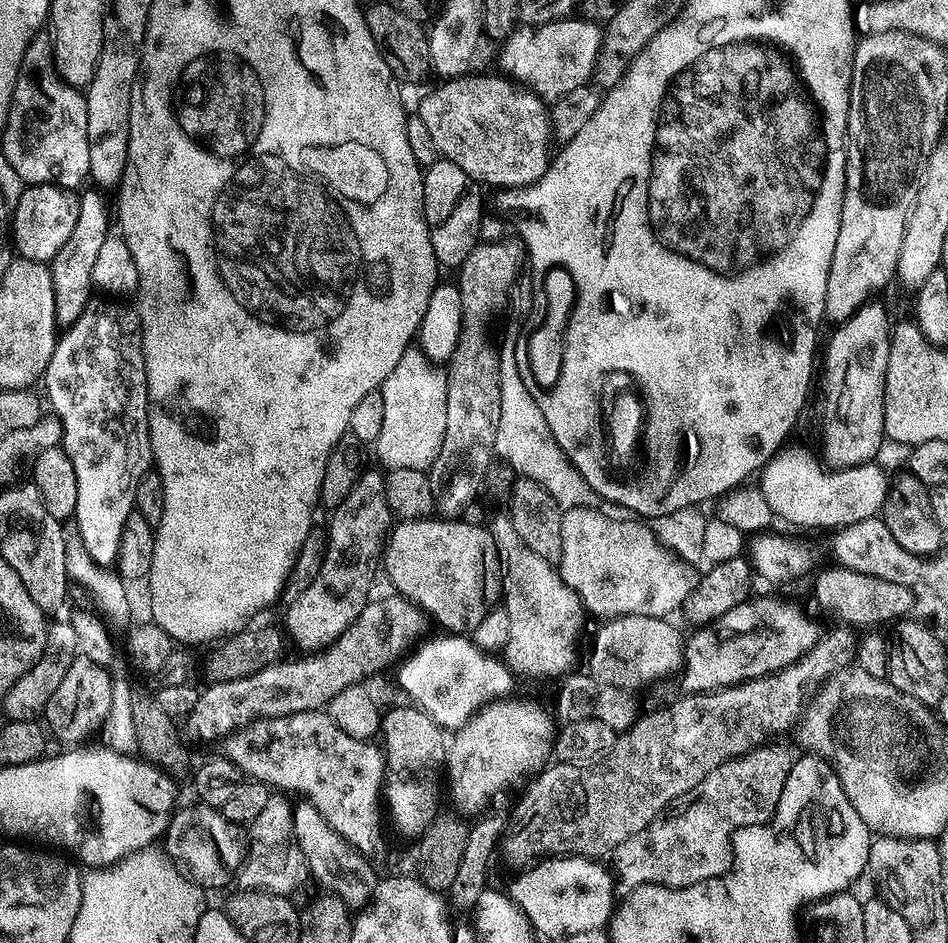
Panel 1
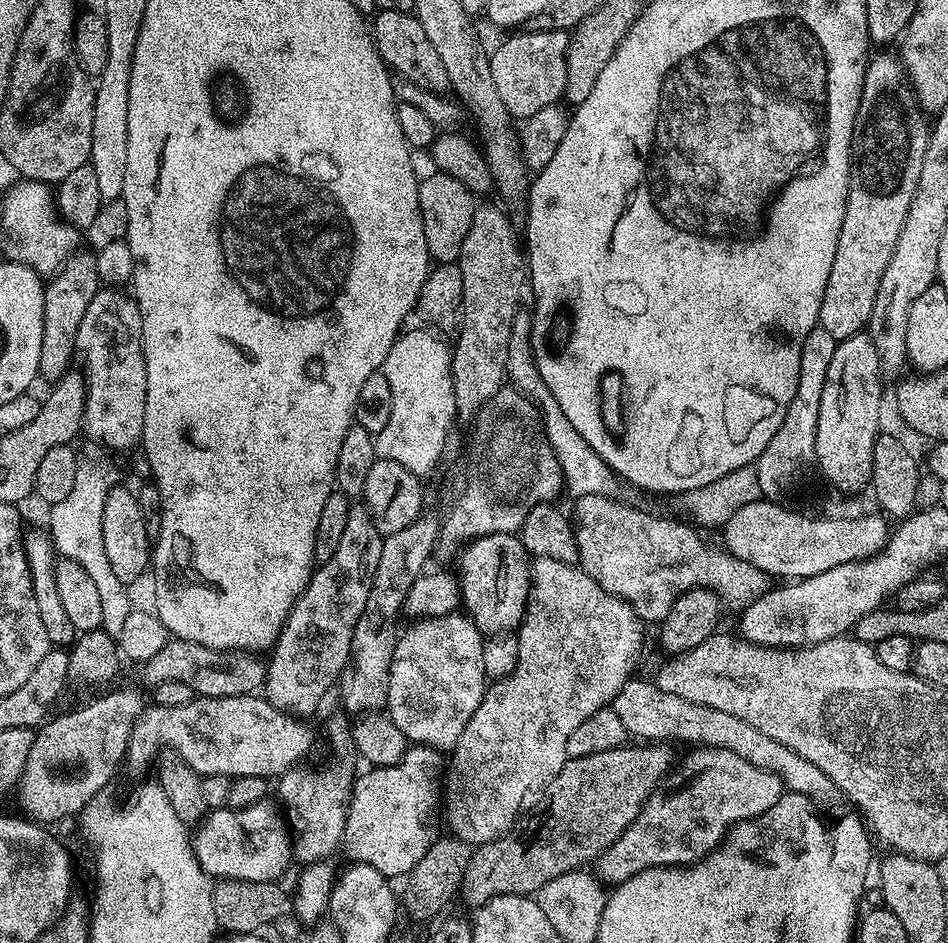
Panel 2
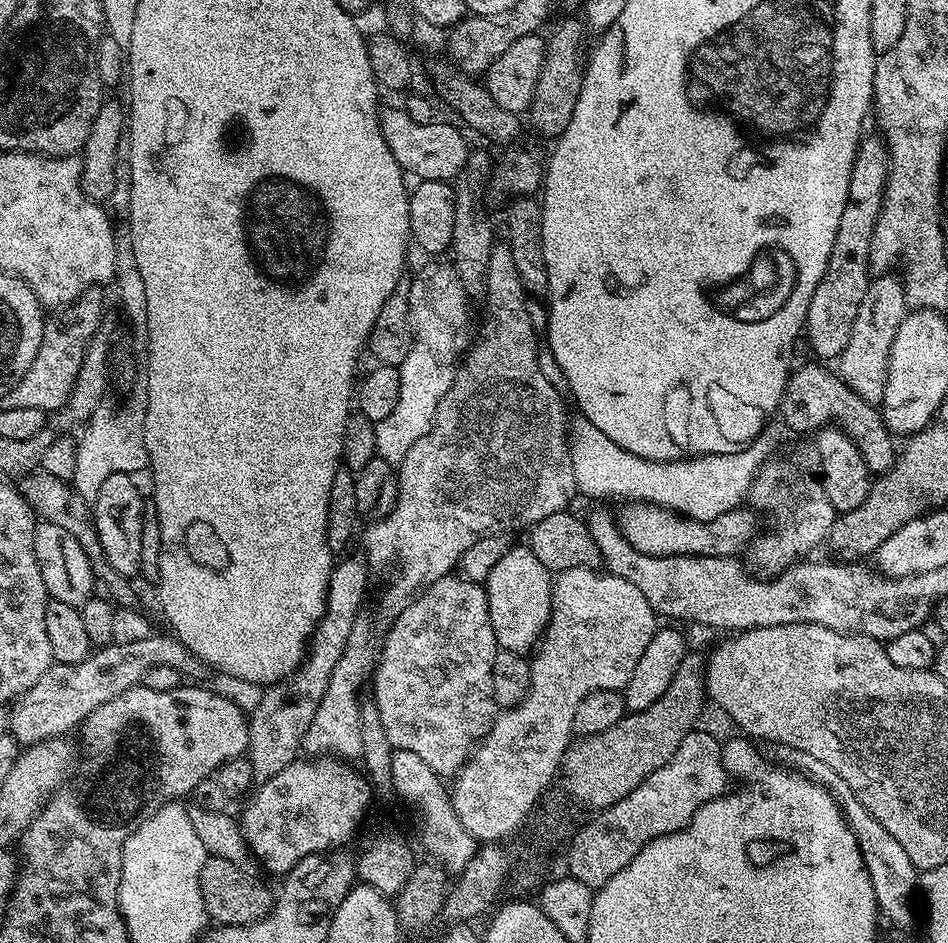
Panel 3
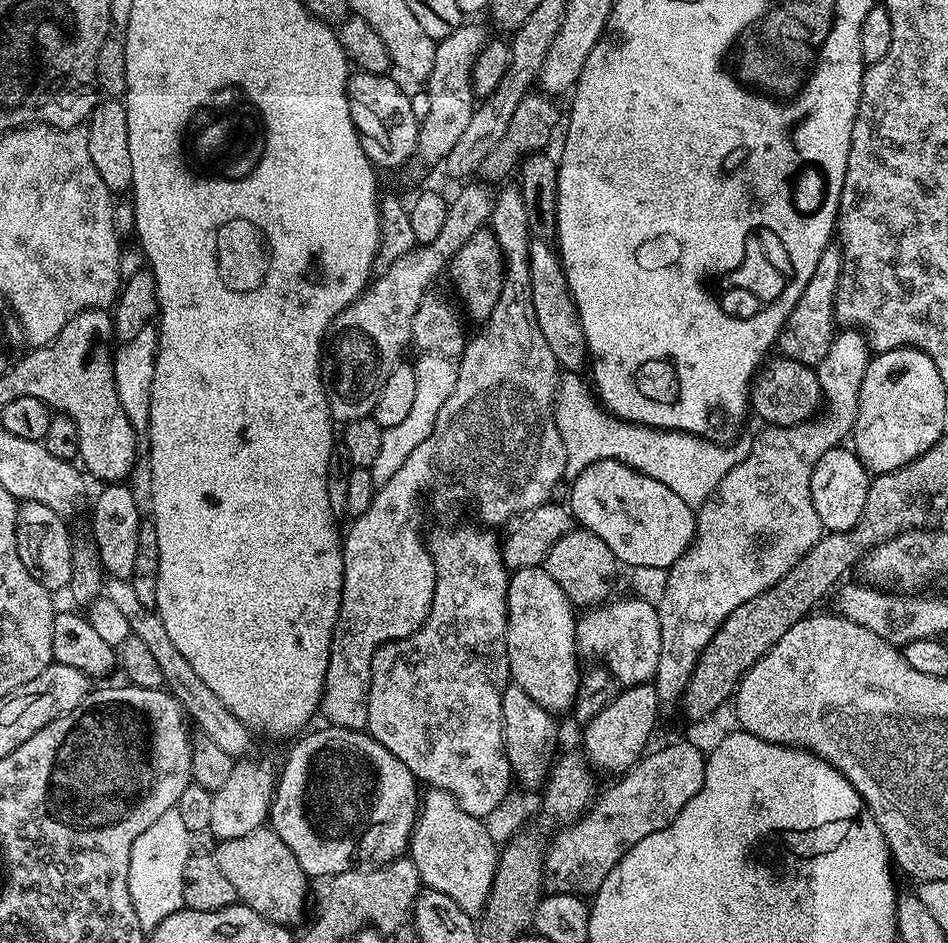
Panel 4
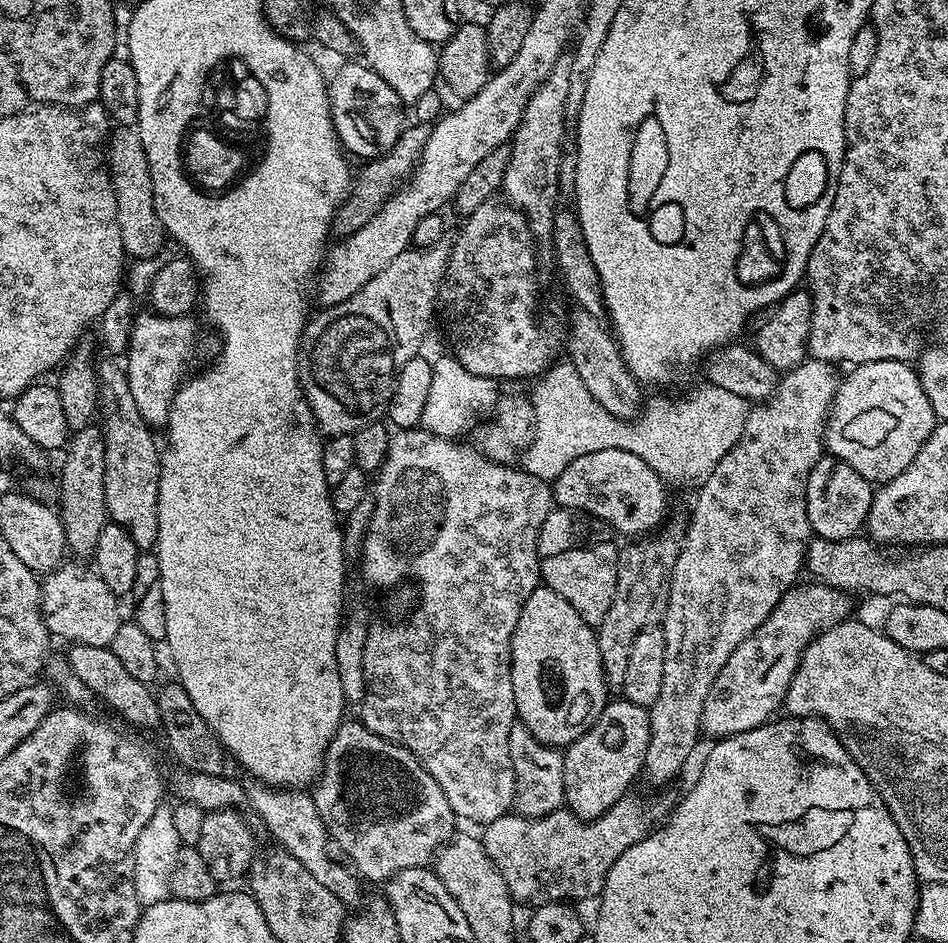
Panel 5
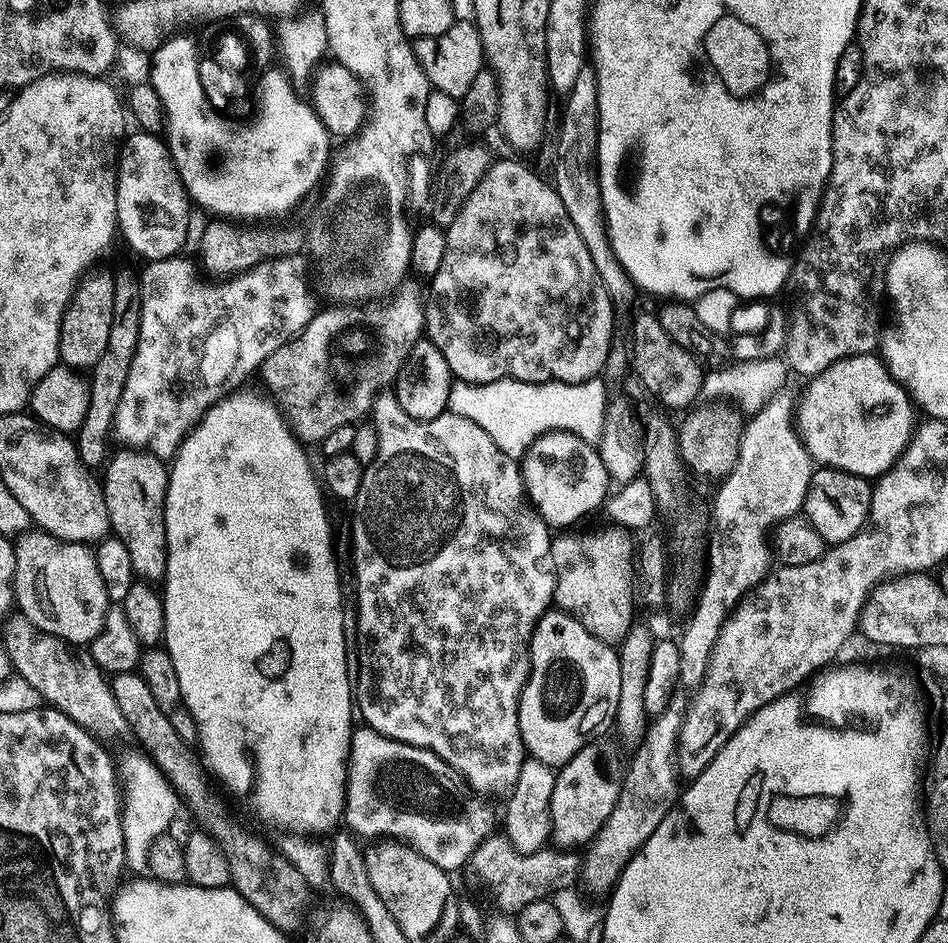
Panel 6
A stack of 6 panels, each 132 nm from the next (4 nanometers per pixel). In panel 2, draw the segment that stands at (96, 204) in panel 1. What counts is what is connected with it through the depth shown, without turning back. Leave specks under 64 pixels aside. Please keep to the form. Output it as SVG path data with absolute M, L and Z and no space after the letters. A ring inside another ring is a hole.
M77 251L63 261L62 267L44 286L44 325L42 326L42 358L40 359L40 376L49 376L55 382L69 371L72 356L77 355L76 339L78 326L90 306L94 294L102 287L99 272L96 269L96 256L91 252Z

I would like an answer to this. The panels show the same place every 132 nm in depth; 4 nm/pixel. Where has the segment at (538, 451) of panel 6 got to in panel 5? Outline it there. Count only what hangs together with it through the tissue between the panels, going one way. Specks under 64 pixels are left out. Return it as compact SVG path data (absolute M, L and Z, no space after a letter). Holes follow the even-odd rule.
M594 450L590 454L576 456L554 481L554 500L559 507L605 520L615 535L617 532L620 536L628 536L624 538L643 538L663 525L660 523L668 508L668 496L664 491L666 485L660 475L630 450Z

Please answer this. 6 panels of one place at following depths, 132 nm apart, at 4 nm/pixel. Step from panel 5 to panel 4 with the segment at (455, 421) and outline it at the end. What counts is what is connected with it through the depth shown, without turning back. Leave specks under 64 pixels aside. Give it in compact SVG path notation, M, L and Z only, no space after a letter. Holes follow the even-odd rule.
M423 354L417 355L416 358L417 360L414 360L416 385L410 414L404 421L398 422L398 426L384 429L382 447L378 449L378 458L374 458L371 466L372 477L378 486L390 482L390 478L394 478L394 474L398 474L398 470L402 470L402 462L406 462L406 458L410 458L410 454L414 454L414 446L418 446L421 442L426 442L426 438L430 438L430 430L434 430L438 410L442 410L446 398L450 398L456 381L457 365L453 361Z

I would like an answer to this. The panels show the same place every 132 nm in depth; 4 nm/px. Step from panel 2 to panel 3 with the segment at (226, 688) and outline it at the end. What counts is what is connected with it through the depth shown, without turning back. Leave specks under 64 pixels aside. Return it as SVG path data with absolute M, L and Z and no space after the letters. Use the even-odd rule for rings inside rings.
M153 634L142 642L111 643L97 647L82 662L77 664L53 663L51 668L34 682L30 690L15 701L8 717L10 734L21 746L40 743L52 737L63 737L71 728L79 729L98 706L126 694L143 681L146 670L154 666L174 666L181 674L188 674L198 667L198 661L186 645L175 635Z

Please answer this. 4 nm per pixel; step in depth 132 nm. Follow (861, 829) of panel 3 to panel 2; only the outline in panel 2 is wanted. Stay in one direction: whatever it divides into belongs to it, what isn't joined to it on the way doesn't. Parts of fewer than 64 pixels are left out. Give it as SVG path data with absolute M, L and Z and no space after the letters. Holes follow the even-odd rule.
M628 679L610 705L614 714L622 718L622 726L626 726L629 737L637 736L640 742L689 740L692 746L729 748L748 762L754 762L754 766L774 773L789 793L809 796L813 805L836 804L842 800L840 787L825 772L818 770L814 762L806 762L806 758L790 750L790 746L774 742L774 738L766 738L766 734L762 734L762 730L754 730L750 722L742 722L742 718L726 714L726 710L714 710L710 706L686 702L686 698L678 698L678 694L666 694L666 690L662 690L651 679L636 679Z

